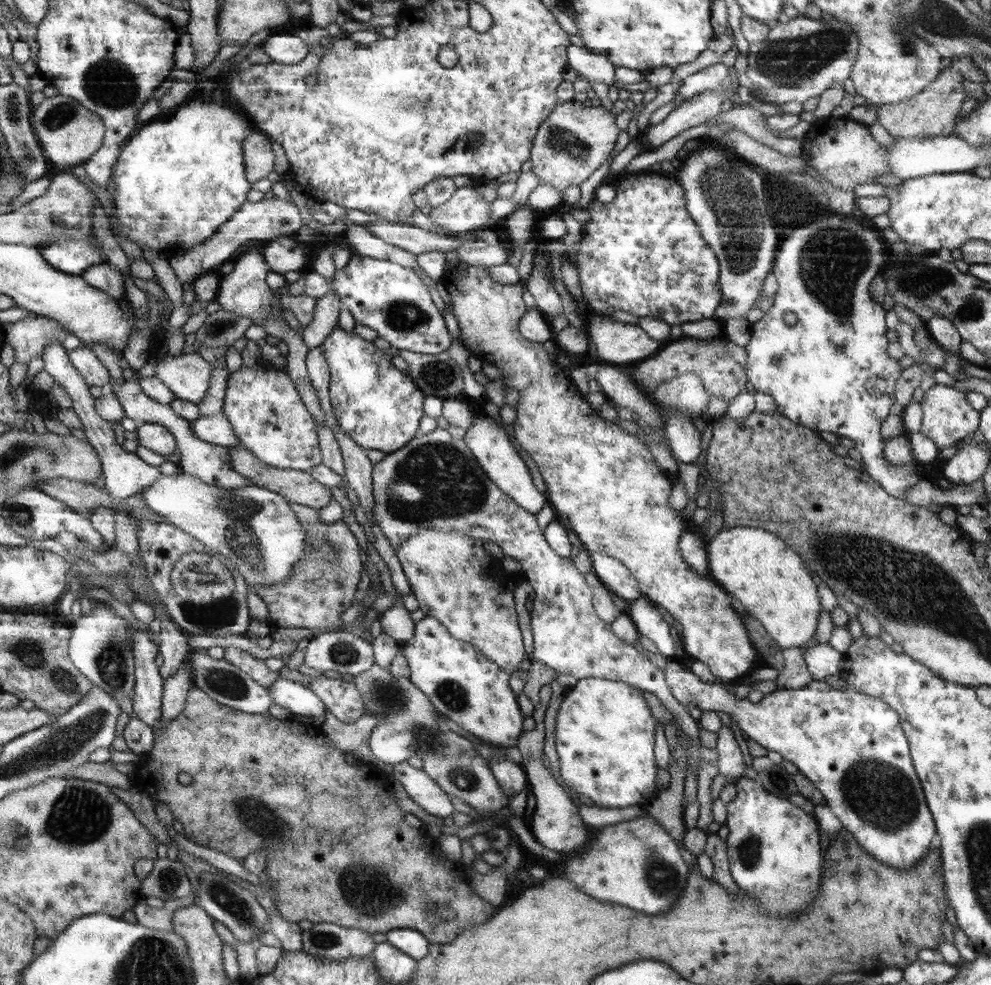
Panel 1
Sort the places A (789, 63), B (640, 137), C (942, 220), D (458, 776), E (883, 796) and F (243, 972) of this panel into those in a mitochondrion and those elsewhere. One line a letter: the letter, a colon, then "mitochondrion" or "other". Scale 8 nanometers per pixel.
A: mitochondrion
B: other
C: other
D: mitochondrion
E: mitochondrion
F: other

